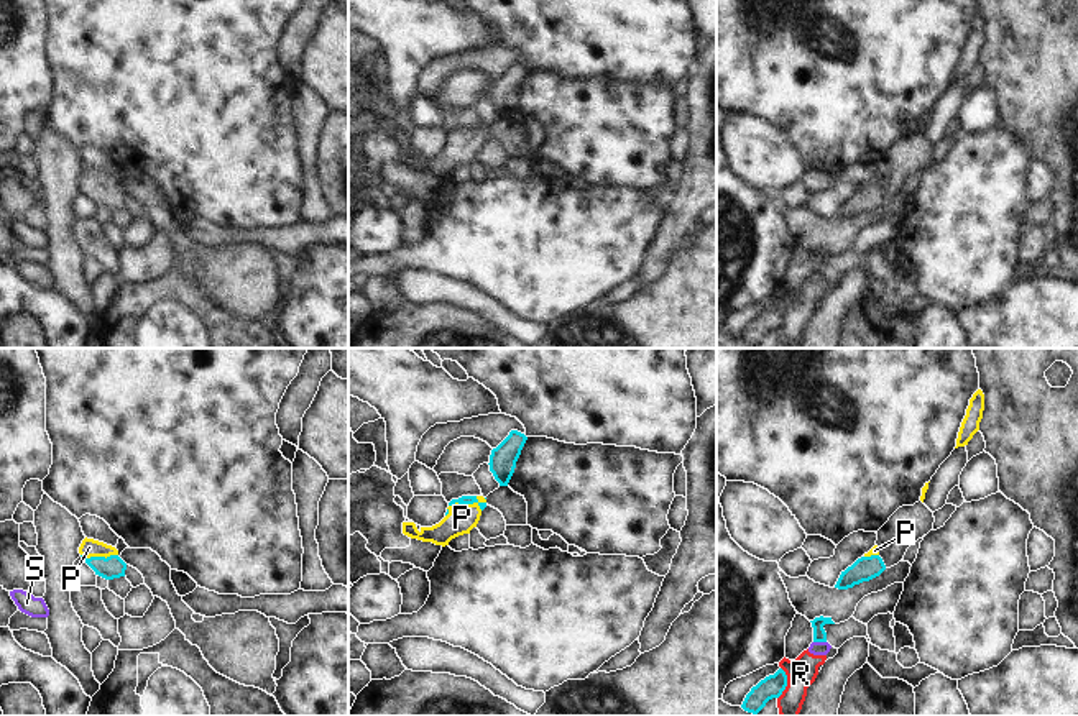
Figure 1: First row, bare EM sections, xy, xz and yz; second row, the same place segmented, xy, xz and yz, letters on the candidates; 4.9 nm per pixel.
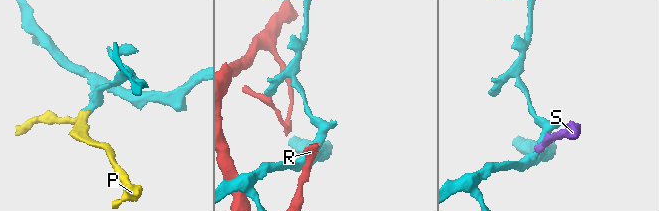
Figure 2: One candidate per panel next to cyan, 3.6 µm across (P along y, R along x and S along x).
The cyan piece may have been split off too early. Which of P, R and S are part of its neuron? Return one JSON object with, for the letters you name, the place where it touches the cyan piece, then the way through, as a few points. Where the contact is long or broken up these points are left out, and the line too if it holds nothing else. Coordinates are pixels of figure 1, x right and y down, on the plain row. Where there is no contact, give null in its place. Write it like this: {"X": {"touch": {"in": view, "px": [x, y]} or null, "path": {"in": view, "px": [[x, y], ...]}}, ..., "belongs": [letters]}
{"P": {"touch": {"in": "xz", "px": [462, 135]}, "path": {"in": "xz", "px": [[465, 132], [462, 135], [462, 150]]}}, "belongs": ["P"]}

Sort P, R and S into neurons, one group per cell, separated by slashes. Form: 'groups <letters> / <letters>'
groups P / R S

